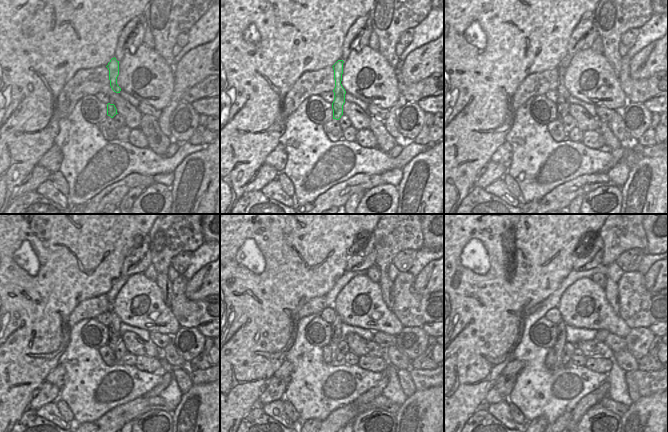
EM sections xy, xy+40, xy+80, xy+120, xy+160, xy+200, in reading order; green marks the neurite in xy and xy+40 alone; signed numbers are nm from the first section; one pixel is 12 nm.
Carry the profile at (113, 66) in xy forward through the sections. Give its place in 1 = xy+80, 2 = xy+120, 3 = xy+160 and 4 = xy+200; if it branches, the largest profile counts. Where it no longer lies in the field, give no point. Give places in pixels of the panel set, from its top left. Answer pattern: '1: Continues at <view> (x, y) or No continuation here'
1: Continues at xy+80 (562, 103)
2: Continues at xy+120 (114, 334)
3: Continues at xy+160 (336, 334)
4: Continues at xy+200 (561, 336)

